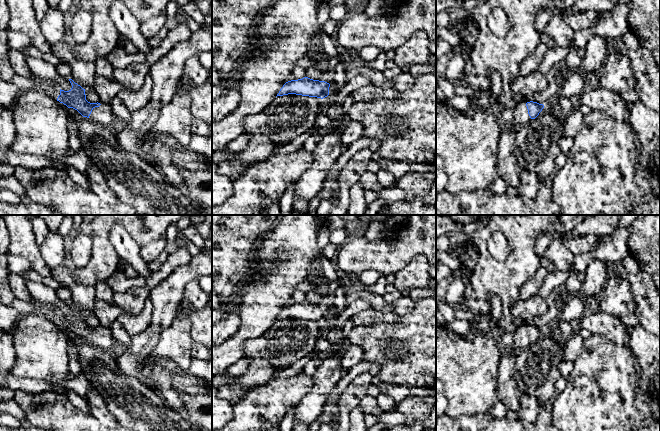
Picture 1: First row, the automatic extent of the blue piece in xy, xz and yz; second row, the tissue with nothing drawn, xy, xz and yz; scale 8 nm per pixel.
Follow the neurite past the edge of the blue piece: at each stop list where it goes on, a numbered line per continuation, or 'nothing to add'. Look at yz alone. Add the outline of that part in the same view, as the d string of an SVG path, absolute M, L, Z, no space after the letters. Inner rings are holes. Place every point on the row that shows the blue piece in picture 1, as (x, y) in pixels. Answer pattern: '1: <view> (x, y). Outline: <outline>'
1: yz (521, 117). Outline: M526 101L516 102L513 107L513 122L514 127L519 128L530 122L532 119L528 114Z

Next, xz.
1: xz (327, 75). Outline: M326 67L325 69L322 70L322 73L317 80L325 81L327 83L332 83L334 82L335 72L336 72L336 68L330 69Z

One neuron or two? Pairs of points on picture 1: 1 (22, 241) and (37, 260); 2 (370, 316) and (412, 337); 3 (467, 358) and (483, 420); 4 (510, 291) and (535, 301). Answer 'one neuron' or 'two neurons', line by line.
1: one neuron
2: two neurons
3: two neurons
4: two neurons

